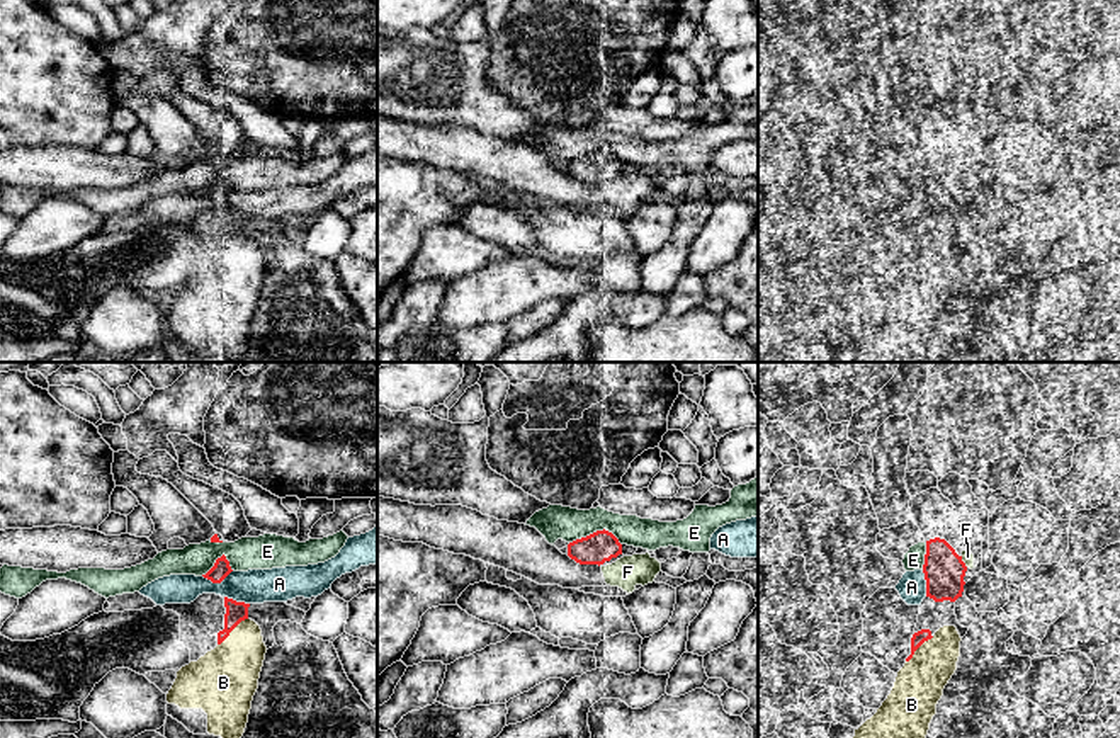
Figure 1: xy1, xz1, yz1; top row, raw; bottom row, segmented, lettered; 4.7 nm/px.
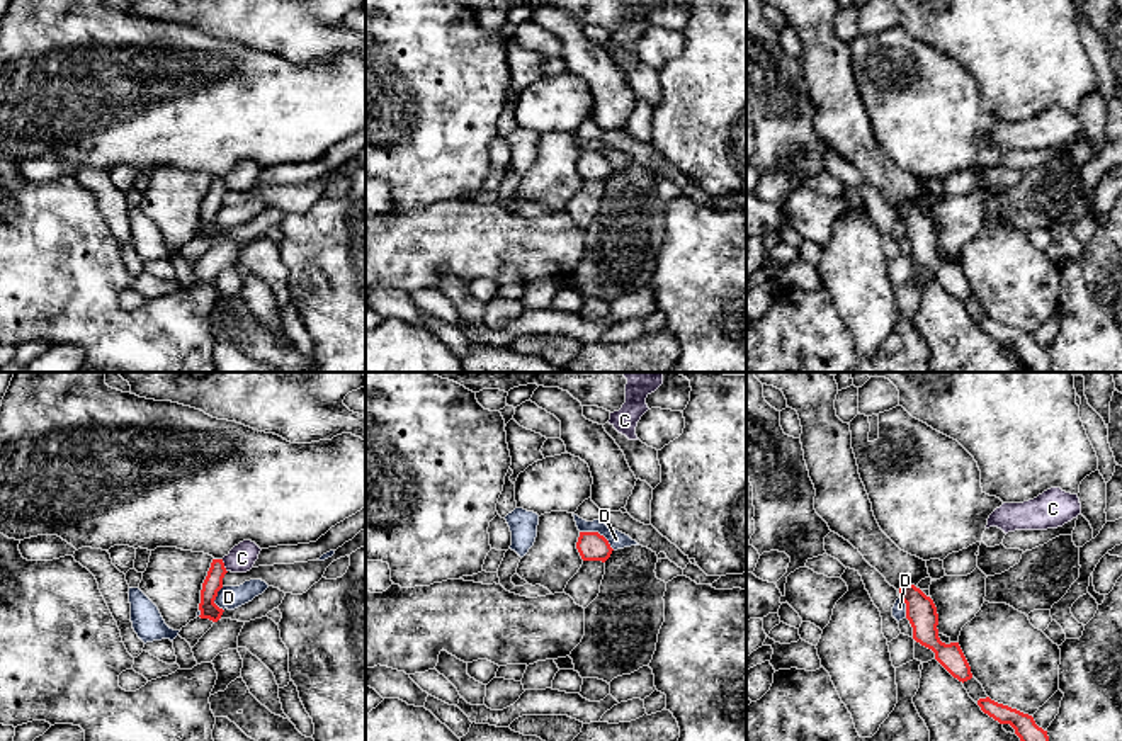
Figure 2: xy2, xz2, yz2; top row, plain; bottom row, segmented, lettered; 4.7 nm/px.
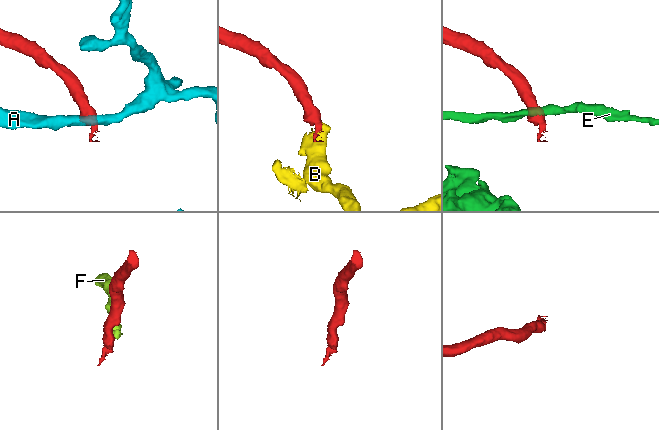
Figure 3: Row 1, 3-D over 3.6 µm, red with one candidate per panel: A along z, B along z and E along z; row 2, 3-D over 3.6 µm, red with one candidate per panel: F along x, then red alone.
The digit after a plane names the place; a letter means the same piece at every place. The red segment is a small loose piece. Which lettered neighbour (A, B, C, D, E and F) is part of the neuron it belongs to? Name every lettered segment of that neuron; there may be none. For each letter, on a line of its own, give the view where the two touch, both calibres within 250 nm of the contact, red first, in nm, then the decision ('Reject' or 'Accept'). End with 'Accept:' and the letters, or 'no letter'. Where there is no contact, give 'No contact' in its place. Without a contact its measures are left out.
A: Touches red in xy1. Thickness 90 nm (red) against 160 nm. Reject
B: Touches red in xy1. Thickness 100 nm (red) against 300 nm. Accept
C: Touches red in xy2. Thickness 90 nm (red) against 130 nm. Reject
D: Touches red in xz2. Thickness 140 nm (red) against 80 nm. Reject
E: Touches red in xz1. Thickness 150 nm (red) against 160 nm. Reject
F: Touches red in yz1. Thickness 190 nm (red) against 60 nm. Reject
Accept: B

